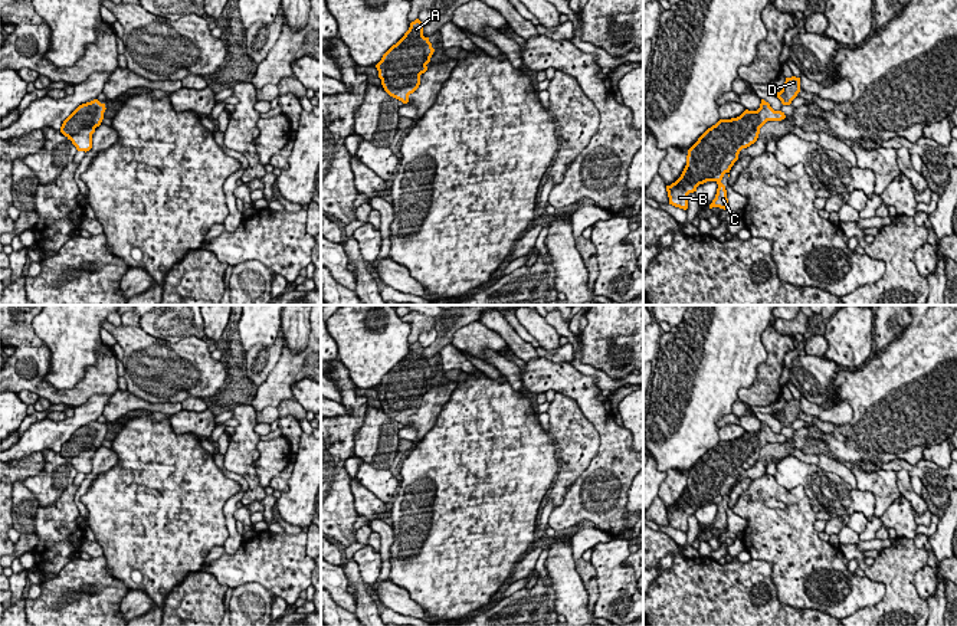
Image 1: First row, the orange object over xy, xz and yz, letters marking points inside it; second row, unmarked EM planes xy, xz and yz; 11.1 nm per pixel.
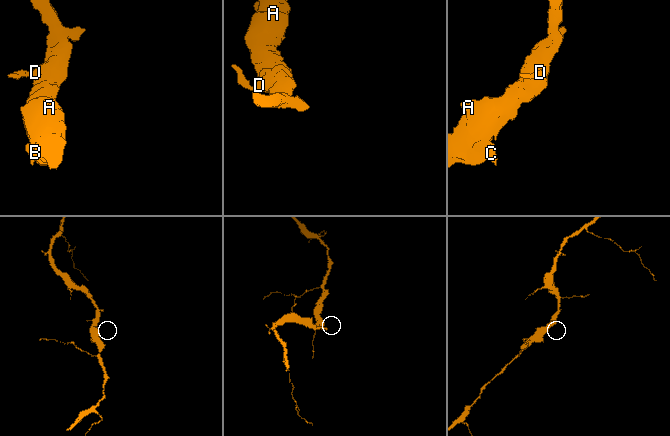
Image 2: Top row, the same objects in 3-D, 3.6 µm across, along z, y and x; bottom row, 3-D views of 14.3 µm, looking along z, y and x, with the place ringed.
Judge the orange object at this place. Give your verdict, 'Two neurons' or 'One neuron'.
One neuron

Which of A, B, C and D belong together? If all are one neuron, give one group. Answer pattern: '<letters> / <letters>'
A B C D

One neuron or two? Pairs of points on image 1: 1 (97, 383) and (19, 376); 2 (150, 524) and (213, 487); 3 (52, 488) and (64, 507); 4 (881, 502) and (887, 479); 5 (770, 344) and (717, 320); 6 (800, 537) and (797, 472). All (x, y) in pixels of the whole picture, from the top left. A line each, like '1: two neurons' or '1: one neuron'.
1: one neuron
2: one neuron
3: two neurons
4: one neuron
5: two neurons
6: two neurons

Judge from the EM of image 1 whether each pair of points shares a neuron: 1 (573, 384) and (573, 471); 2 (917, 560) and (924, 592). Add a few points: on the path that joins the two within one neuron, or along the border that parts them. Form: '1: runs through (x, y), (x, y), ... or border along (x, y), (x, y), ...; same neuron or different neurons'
1: border along (556, 392), (569, 396), (593, 428); different neurons
2: border along (926, 564), (914, 577), (915, 590), (924, 600); different neurons

